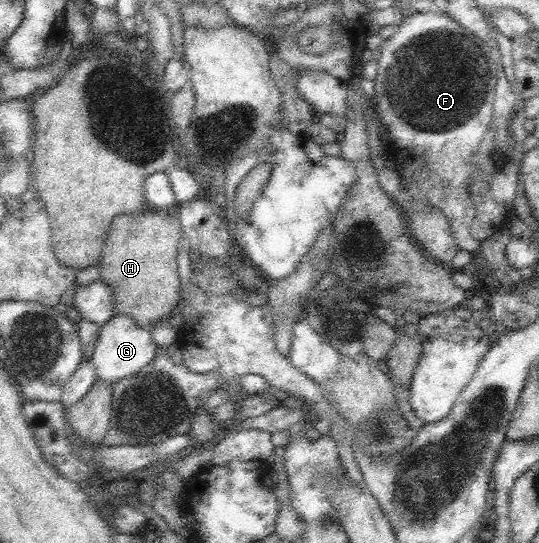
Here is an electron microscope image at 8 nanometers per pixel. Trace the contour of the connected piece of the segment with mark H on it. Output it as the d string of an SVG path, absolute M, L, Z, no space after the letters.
M163 209L151 210L149 214L119 214L113 218L103 246L103 254L97 264L100 268L100 279L112 288L116 315L127 315L137 326L147 328L176 313L182 295L178 273L178 248L182 238L179 216L169 216Z

